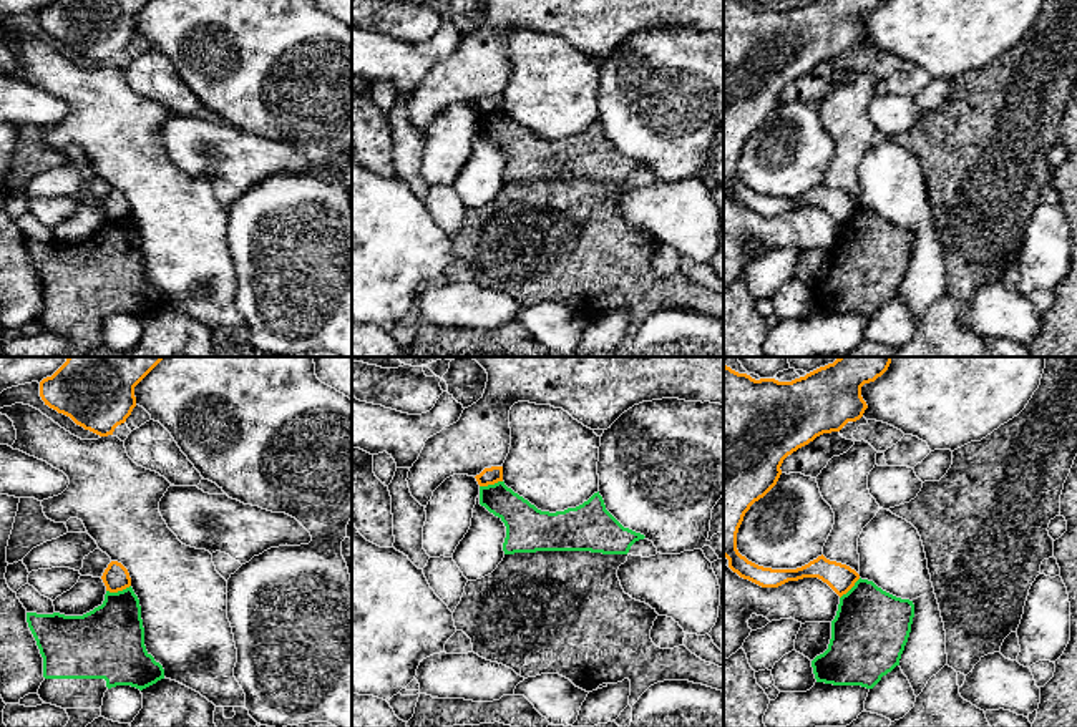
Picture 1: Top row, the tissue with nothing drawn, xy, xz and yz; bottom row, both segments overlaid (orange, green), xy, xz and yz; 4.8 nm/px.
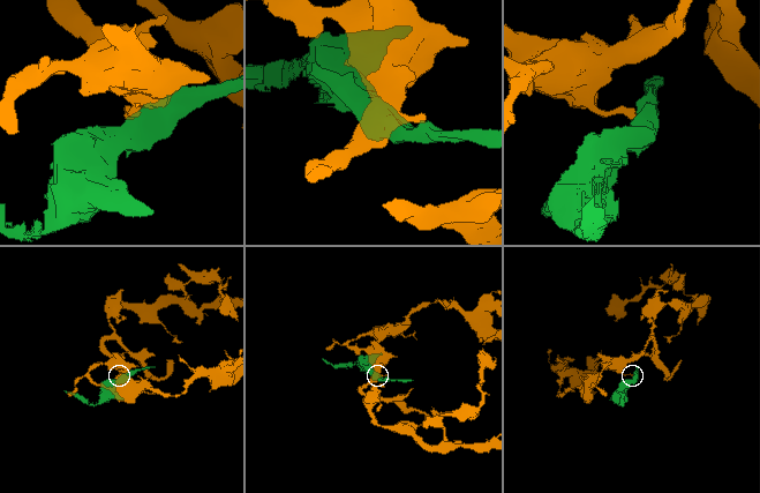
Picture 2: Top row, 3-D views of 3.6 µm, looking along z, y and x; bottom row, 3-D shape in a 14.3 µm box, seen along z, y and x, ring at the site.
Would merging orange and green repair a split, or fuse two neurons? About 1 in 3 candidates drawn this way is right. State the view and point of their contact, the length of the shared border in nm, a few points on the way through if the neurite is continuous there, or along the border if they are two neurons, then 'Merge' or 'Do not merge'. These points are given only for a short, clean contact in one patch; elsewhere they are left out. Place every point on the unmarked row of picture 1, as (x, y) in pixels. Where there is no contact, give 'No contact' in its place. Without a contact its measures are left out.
Touches orange at xy (118, 218). Shared border 120 nm. Boundary: xy (130, 213), (116, 219), (107, 219). Do not merge

